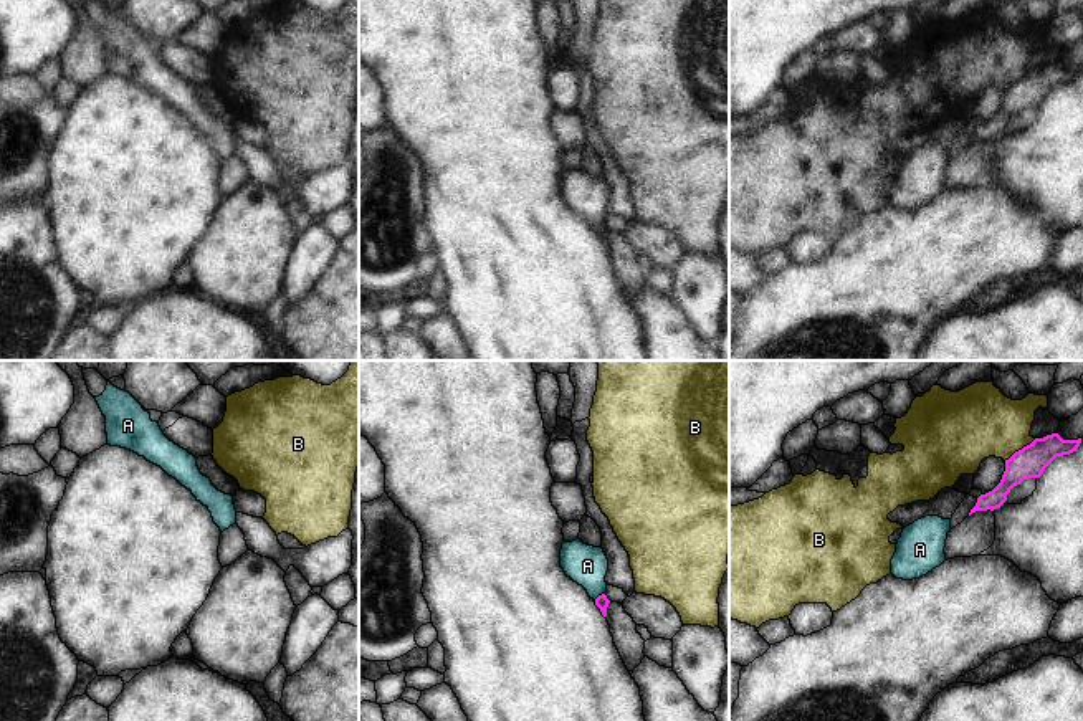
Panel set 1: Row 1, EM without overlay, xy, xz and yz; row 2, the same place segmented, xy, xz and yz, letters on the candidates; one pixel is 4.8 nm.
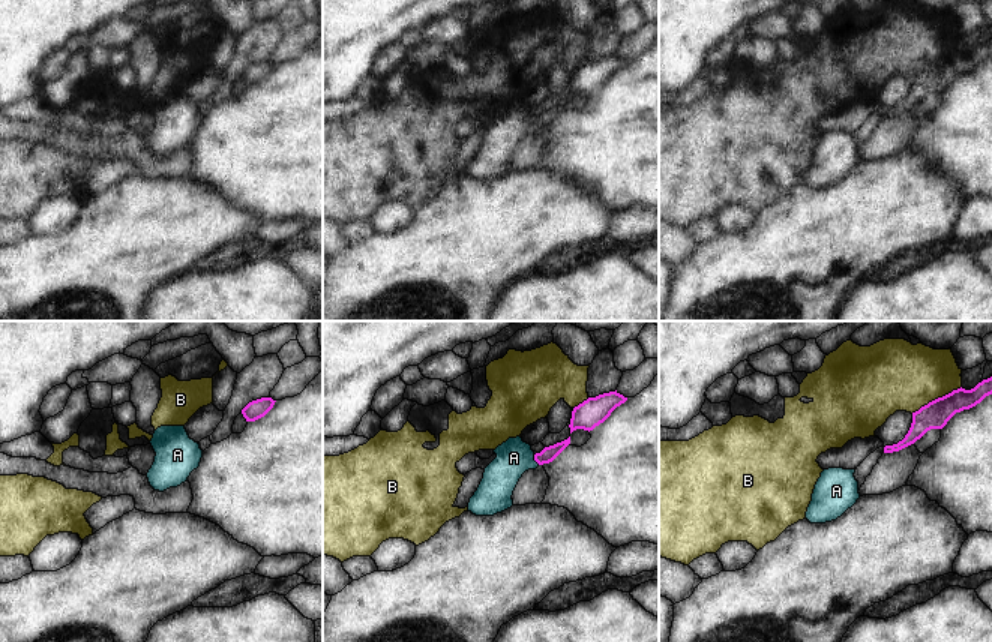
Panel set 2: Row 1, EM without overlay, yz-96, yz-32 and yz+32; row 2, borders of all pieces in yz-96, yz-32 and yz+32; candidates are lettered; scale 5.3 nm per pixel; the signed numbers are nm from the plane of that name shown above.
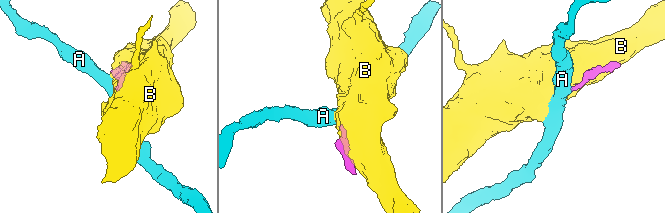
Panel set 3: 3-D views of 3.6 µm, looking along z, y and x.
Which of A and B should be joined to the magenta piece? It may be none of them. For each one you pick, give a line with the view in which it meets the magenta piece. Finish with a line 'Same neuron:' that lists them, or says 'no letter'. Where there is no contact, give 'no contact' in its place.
A: meets magenta in xz
Same neuron: A

